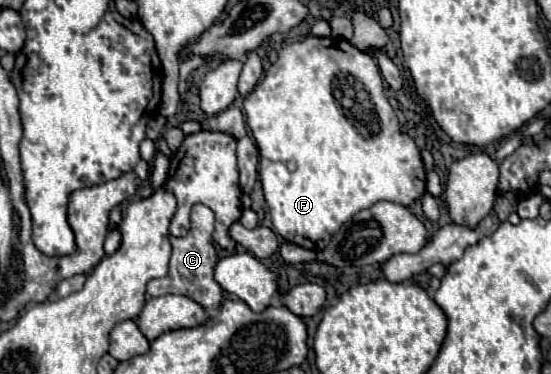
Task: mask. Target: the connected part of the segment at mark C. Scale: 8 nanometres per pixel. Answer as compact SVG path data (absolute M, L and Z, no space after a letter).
M196 203L192 207L190 214L190 231L184 237L170 237L172 243L172 257L170 257L170 271L166 277L152 279L148 283L148 295L160 297L168 293L176 295L186 295L200 303L208 311L216 311L222 303L224 291L222 287L214 281L214 267L218 261L218 251L212 243L212 233L214 233L215 215L206 205Z

